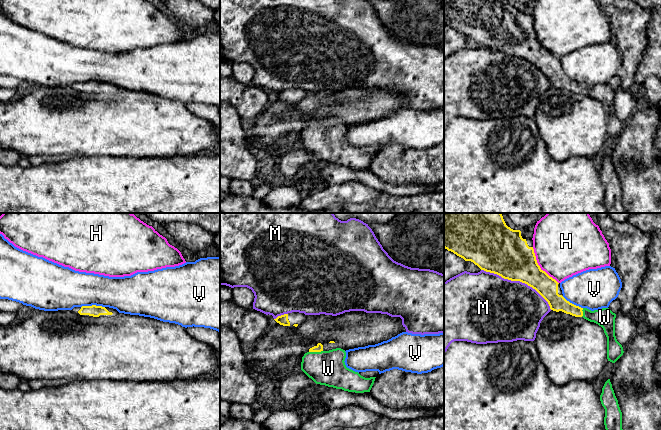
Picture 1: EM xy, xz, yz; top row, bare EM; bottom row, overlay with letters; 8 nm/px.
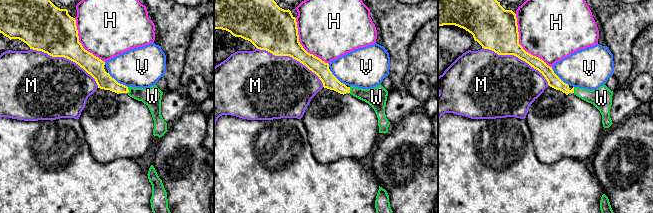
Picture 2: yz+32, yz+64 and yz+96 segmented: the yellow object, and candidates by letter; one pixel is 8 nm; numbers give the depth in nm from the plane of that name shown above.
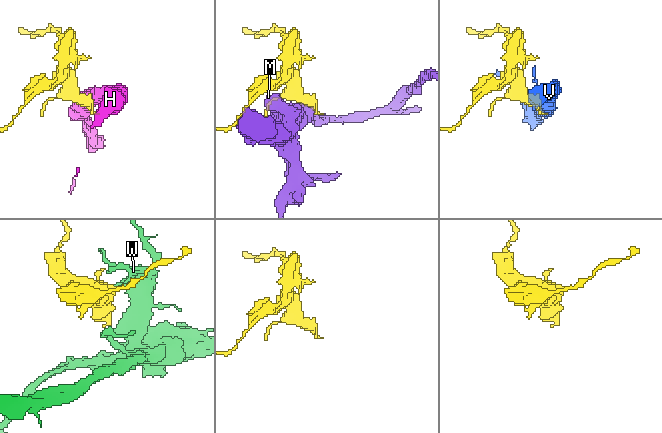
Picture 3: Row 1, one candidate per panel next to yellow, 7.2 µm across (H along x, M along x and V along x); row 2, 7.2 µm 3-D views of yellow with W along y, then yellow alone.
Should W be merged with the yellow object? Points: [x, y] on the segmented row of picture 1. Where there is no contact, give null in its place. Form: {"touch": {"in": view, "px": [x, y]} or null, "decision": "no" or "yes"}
{"touch": {"in": "xz", "px": [315, 351]}, "decision": "yes"}

